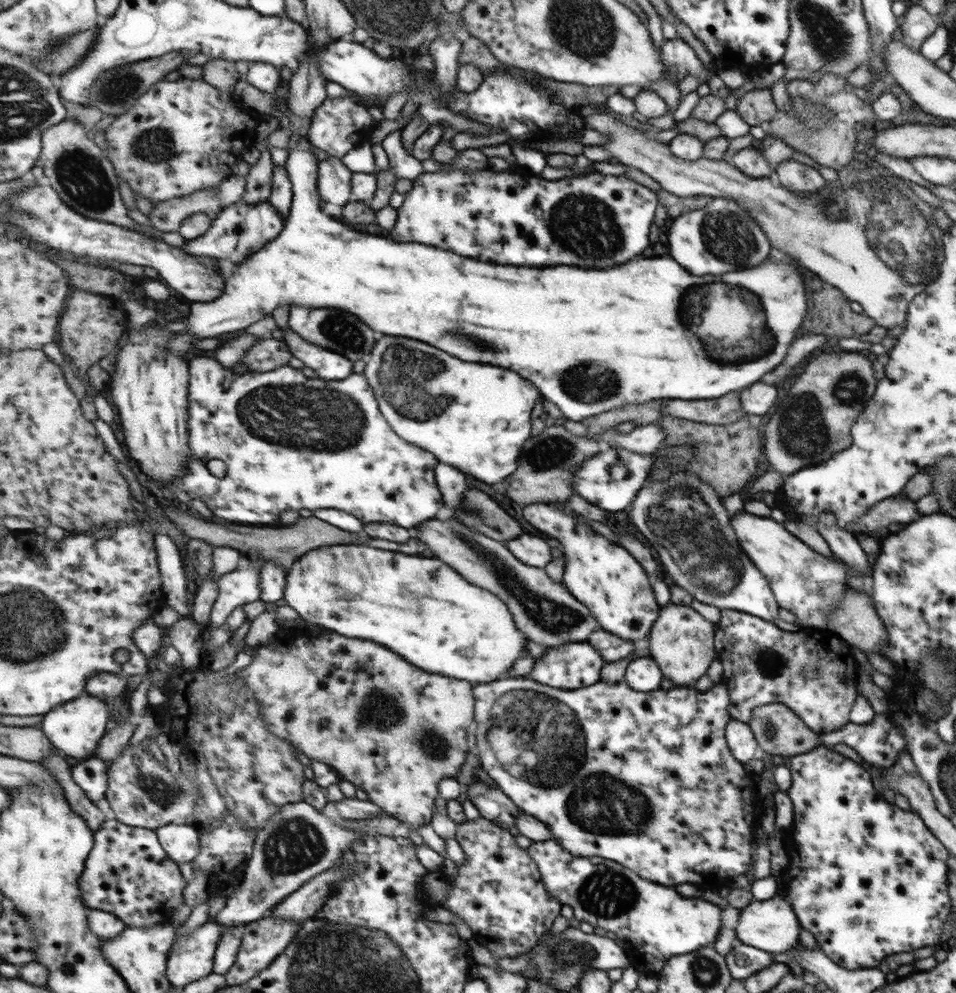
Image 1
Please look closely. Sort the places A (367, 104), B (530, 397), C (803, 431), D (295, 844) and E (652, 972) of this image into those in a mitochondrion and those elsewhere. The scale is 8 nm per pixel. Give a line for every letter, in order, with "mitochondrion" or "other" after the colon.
A: other
B: other
C: mitochondrion
D: mitochondrion
E: other

